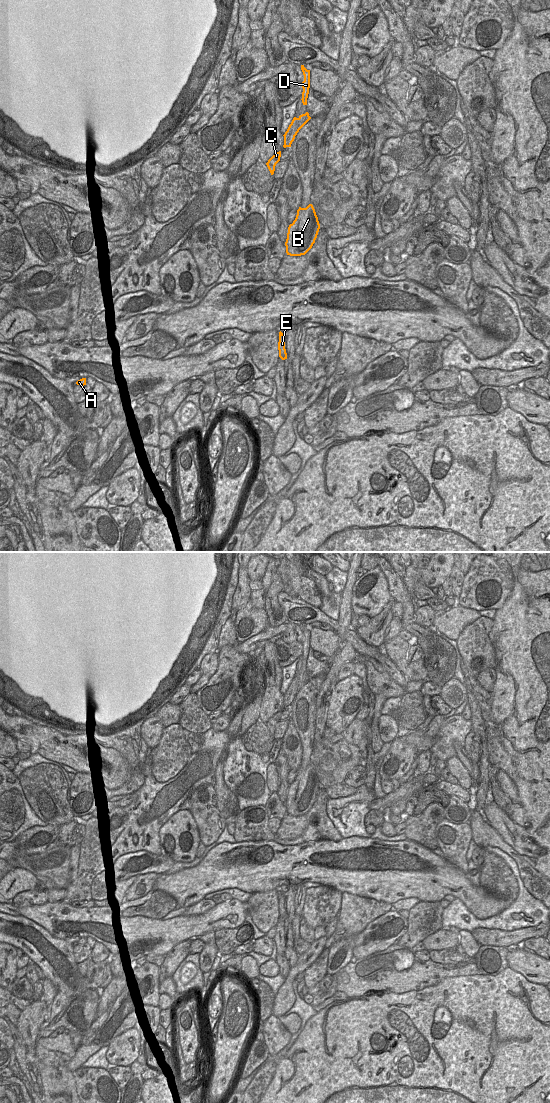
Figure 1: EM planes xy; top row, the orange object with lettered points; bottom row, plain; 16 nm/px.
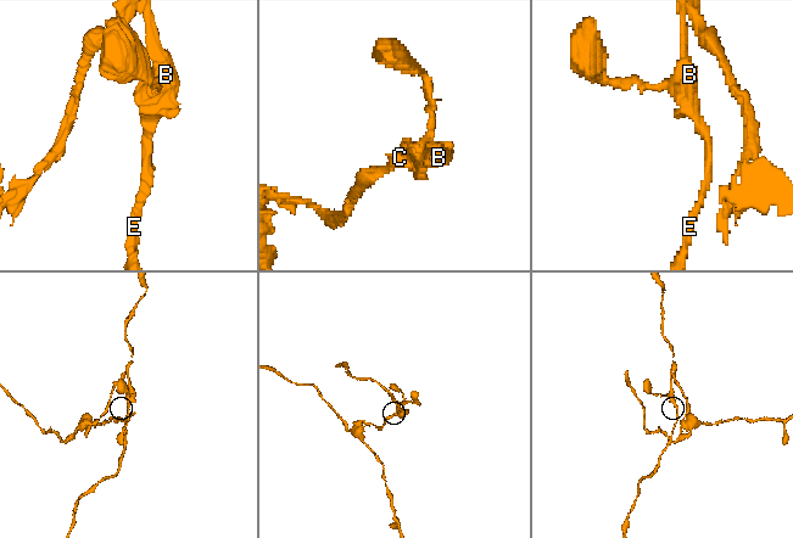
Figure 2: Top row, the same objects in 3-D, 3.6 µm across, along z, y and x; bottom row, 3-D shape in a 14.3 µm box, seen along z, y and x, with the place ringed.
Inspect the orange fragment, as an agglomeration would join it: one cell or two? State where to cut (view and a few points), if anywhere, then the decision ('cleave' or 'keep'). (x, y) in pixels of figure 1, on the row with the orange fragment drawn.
xy (301, 115), (300, 128) | cleave

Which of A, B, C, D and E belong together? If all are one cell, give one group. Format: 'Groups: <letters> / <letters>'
Groups: A C / B D E.

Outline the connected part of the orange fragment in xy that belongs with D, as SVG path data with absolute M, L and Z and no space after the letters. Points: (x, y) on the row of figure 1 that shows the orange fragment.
M301 65L301 70L304 75L304 81L302 82L302 103L303 105L307 105L307 98L309 94L309 88L310 88L310 70L307 70L304 65Z

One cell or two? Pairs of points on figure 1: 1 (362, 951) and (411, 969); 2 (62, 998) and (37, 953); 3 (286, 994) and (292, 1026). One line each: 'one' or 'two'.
1: two
2: one
3: two

